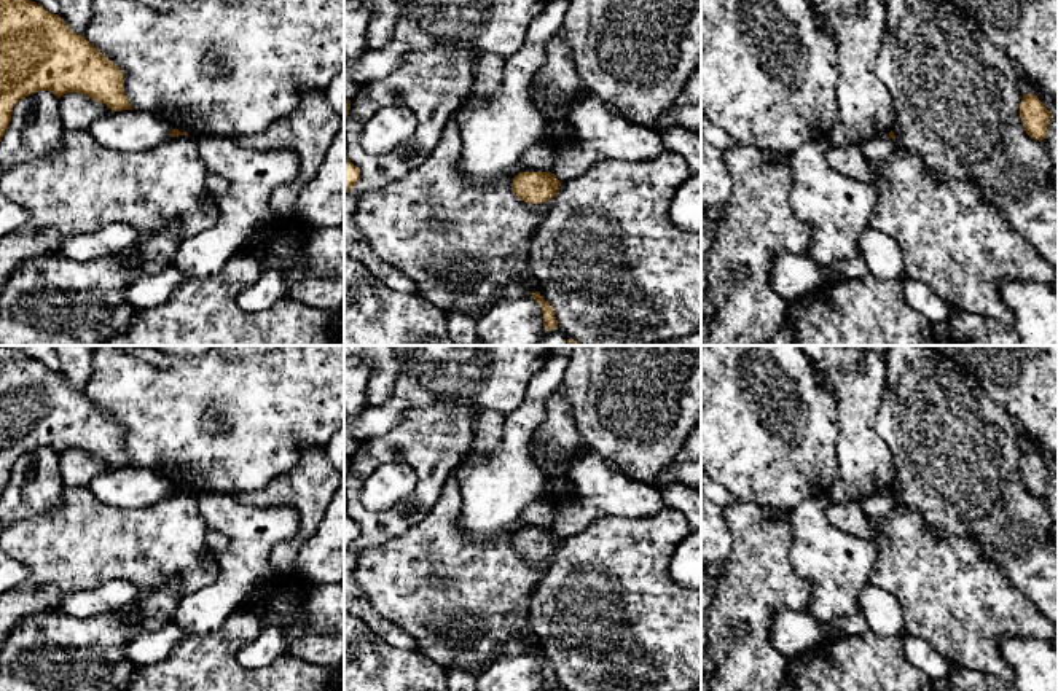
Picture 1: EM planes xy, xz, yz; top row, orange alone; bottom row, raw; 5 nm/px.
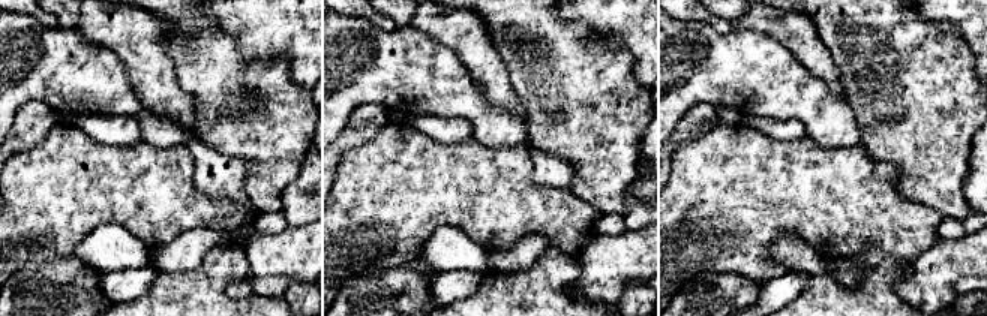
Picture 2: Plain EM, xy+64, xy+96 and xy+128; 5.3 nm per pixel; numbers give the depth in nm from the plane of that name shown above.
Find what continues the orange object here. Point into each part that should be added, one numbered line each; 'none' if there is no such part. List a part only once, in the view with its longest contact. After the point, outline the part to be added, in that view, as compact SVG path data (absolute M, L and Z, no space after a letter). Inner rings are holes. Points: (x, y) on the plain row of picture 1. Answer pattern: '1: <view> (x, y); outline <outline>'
none

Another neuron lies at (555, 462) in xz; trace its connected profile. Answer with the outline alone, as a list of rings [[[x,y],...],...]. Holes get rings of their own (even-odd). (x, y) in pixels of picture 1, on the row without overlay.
[[[529,444],[531,459],[542,468],[548,476],[562,476],[567,473],[570,465],[570,455],[562,449],[540,449]]]

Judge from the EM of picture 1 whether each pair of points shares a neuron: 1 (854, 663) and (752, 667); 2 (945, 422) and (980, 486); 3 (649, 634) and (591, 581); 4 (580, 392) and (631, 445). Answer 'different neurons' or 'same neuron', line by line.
1: different neurons
2: same neuron
3: same neuron
4: same neuron

